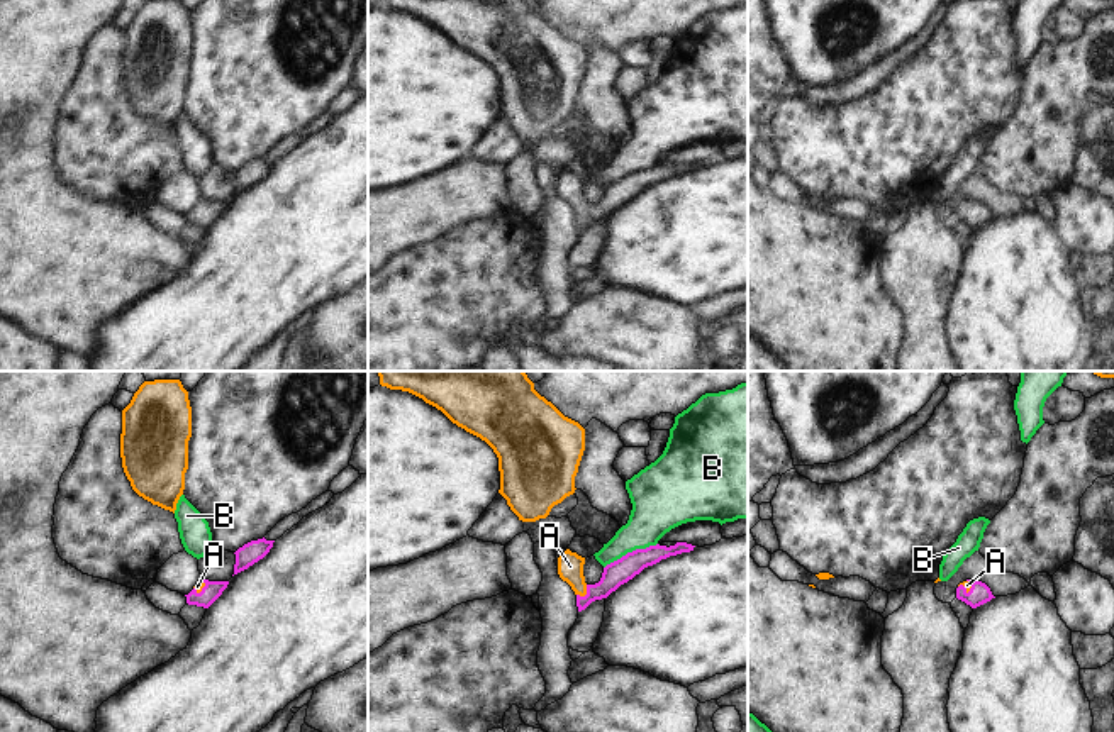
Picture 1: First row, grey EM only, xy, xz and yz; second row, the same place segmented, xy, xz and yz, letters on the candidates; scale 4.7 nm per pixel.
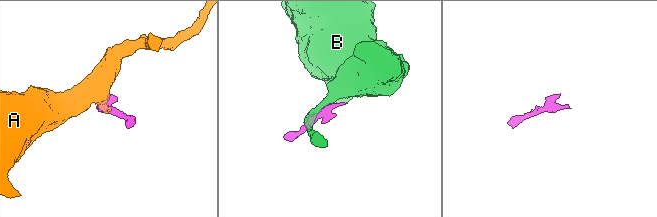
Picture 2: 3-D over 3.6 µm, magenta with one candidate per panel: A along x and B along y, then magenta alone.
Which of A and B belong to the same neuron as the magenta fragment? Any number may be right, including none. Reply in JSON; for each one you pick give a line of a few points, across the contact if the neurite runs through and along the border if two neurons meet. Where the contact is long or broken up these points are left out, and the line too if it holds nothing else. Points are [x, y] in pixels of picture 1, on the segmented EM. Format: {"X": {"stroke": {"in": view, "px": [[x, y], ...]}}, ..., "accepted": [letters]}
{"A": {"stroke": {"in": "xz", "px": [[623, 570], [601, 590], [587, 593], [577, 583], [570, 566]]}}, "accepted": ["A"]}

